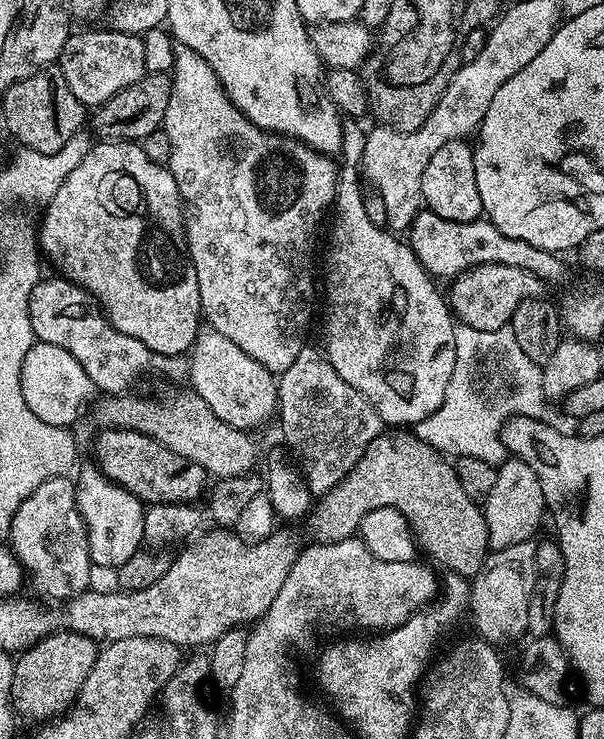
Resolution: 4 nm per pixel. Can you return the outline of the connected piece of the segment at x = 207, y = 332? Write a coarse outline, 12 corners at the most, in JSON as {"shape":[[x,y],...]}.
{"shape":[[201,327],[191,391],[222,422],[253,430],[277,411],[277,377]]}

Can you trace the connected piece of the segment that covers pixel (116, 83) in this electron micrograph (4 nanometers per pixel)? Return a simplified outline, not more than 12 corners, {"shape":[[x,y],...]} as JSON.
{"shape":[[73,31],[58,61],[99,106],[146,75],[143,39]]}

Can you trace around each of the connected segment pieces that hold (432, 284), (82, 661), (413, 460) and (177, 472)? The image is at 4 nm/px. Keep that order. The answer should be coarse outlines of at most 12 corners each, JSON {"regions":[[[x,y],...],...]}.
{"regions":[[[341,163],[322,352],[385,425],[446,398],[458,324]],[[61,630],[19,653],[15,715],[63,716],[94,666],[97,641]],[[384,430],[306,520],[321,544],[399,510],[449,573],[490,555],[483,507],[415,431]],[[141,432],[95,434],[95,467],[145,505],[192,504],[203,466]]]}

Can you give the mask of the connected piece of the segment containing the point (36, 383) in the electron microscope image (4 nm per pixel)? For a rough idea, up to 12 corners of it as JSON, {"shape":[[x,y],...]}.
{"shape":[[35,341],[23,359],[26,406],[42,422],[75,425],[96,396],[62,346]]}

